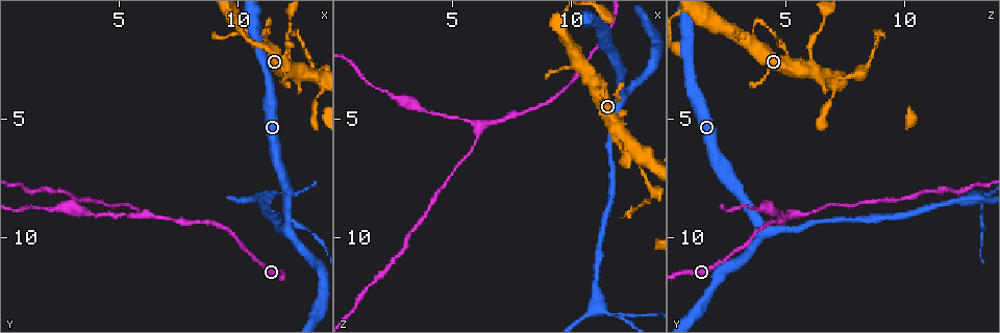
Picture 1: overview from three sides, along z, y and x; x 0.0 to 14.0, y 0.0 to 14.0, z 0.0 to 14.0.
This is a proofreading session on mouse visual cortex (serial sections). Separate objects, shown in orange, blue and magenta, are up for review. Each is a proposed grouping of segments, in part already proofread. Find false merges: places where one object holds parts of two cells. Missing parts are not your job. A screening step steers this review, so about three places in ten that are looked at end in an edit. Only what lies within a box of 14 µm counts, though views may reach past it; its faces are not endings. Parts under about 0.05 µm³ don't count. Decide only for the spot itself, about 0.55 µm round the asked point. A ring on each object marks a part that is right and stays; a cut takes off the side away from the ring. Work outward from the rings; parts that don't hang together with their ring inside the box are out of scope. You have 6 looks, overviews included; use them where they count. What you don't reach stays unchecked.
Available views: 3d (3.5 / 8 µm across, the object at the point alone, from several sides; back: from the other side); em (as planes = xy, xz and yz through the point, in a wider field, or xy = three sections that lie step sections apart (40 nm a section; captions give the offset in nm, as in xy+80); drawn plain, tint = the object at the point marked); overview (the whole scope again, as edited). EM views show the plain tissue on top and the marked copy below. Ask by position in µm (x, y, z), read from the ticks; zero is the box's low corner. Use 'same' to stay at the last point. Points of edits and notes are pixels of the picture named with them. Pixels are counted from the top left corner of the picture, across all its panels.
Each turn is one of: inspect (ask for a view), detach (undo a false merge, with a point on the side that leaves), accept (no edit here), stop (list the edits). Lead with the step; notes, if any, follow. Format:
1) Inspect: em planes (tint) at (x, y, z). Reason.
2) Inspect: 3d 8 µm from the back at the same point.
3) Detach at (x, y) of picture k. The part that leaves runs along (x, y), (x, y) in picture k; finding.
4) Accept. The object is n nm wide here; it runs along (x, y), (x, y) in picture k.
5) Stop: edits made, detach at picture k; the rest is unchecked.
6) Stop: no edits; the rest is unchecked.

Inspect: 3d 3.5 µm from the back at (6.0, 8.9, 5.3).

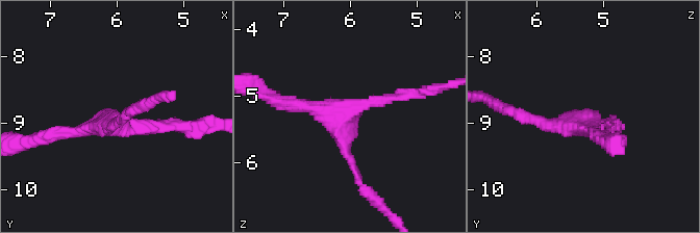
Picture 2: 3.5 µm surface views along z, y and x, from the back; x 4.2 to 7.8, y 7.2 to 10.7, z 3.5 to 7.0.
Inspect: em xy step 3 (tint) at (6.15, 9.00, 5.30). 3 arms meet here; the arms are 150, 150, 200 nm wide.

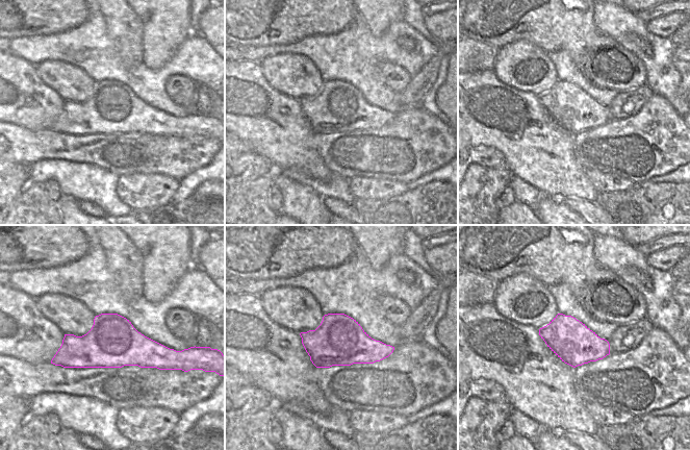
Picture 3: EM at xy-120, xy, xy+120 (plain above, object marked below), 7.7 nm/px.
Accept. The object is 380 nm wide here; it runs along (44, 135), (105, 123), (172, 126) in picture 2; one cell here.

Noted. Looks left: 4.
Inspect: 3d 3.5 µm from the back at (12.3, 2.6, 6.1).

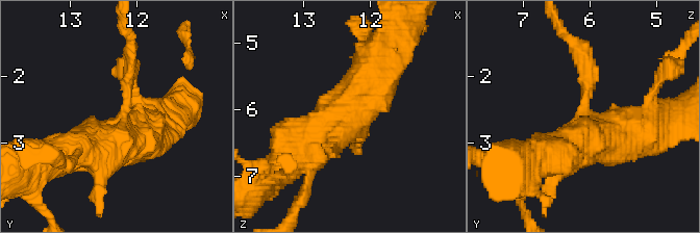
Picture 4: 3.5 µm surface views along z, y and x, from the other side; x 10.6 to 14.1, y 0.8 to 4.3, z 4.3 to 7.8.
Inspect: em xy step 1 (tint) at (12.20, 2.60, 6.05).

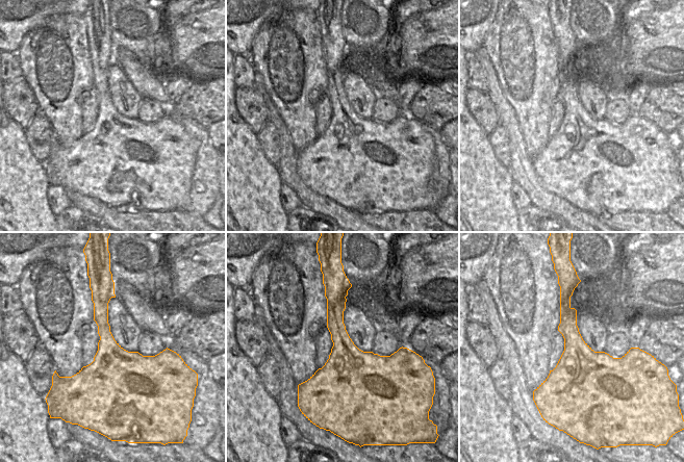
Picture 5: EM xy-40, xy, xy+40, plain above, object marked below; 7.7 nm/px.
Inspect: em xy step 2 (tint) at the same point.

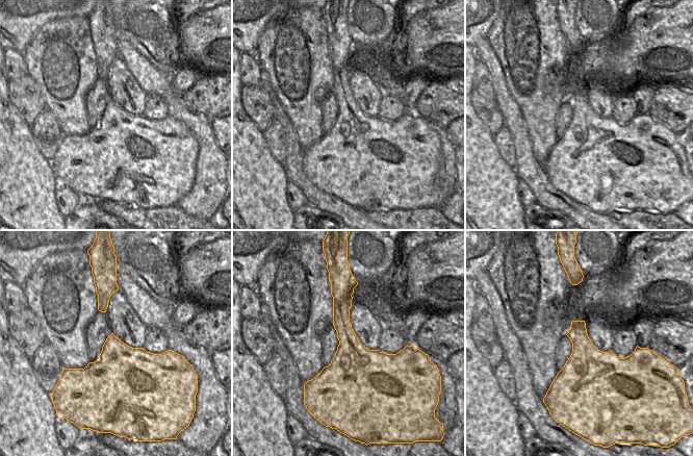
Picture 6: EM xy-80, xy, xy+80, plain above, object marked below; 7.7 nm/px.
Accept. It runs along (380, 52), (352, 105), (298, 151) in picture 4; continuous, no second cell.

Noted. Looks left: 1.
Stop: no edits; the rest is unchecked.

